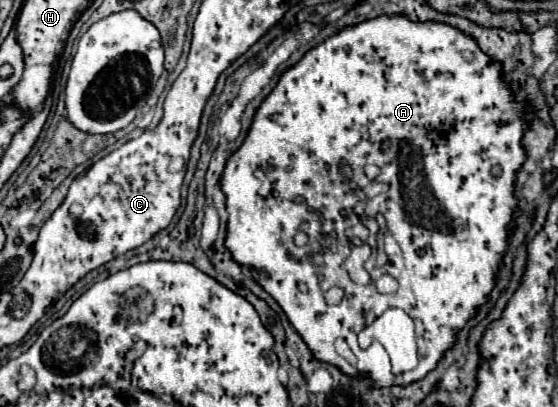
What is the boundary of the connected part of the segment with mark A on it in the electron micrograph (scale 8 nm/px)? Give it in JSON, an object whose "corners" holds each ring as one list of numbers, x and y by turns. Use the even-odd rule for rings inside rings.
{"corners":[[374,17,340,29,324,43,306,51,296,65,280,75,276,87,256,109,246,141,228,157,220,177,228,211,224,245,238,265,252,267,256,273,266,271,266,275,256,281,282,307,318,361,330,363,342,369,342,373,350,373,350,377,354,377,354,373,370,373,378,389,420,381,426,373,436,369,444,353,456,345,460,329,490,301,496,277,504,267,502,259,514,233,510,225,514,221,514,207,518,205,514,195,516,171,528,157,522,145,528,129,524,121,526,111,528,103,514,101,510,85,502,85,502,69,490,65,490,57,478,49,474,37,466,37,466,33,452,25,410,21,410,17],[344,159,354,171,354,183,366,185,368,179,362,173,362,165,374,163,380,167,378,183,388,185,384,193,366,199,366,215,374,217,374,213,380,211,388,223,384,239,388,263,376,273,396,277,400,287,392,295,376,293,374,285,356,285,348,273,338,267,350,253,340,209,352,209,358,201,356,191,350,191,348,181,340,173,340,161],[254,169,262,169,274,185,274,193,268,199,258,195],[304,187,308,201,294,201,304,195],[300,233,308,237,306,245,296,245],[414,279,422,281,422,285,418,287],[334,285,342,287,346,295,342,303,330,307,324,301,324,291],[386,307,404,309,416,323,420,363,414,371,392,375,388,353,378,343,372,343,368,349,360,349,356,343,356,335,362,327],[336,337,344,337,354,349,358,365,350,365,334,351]]}

